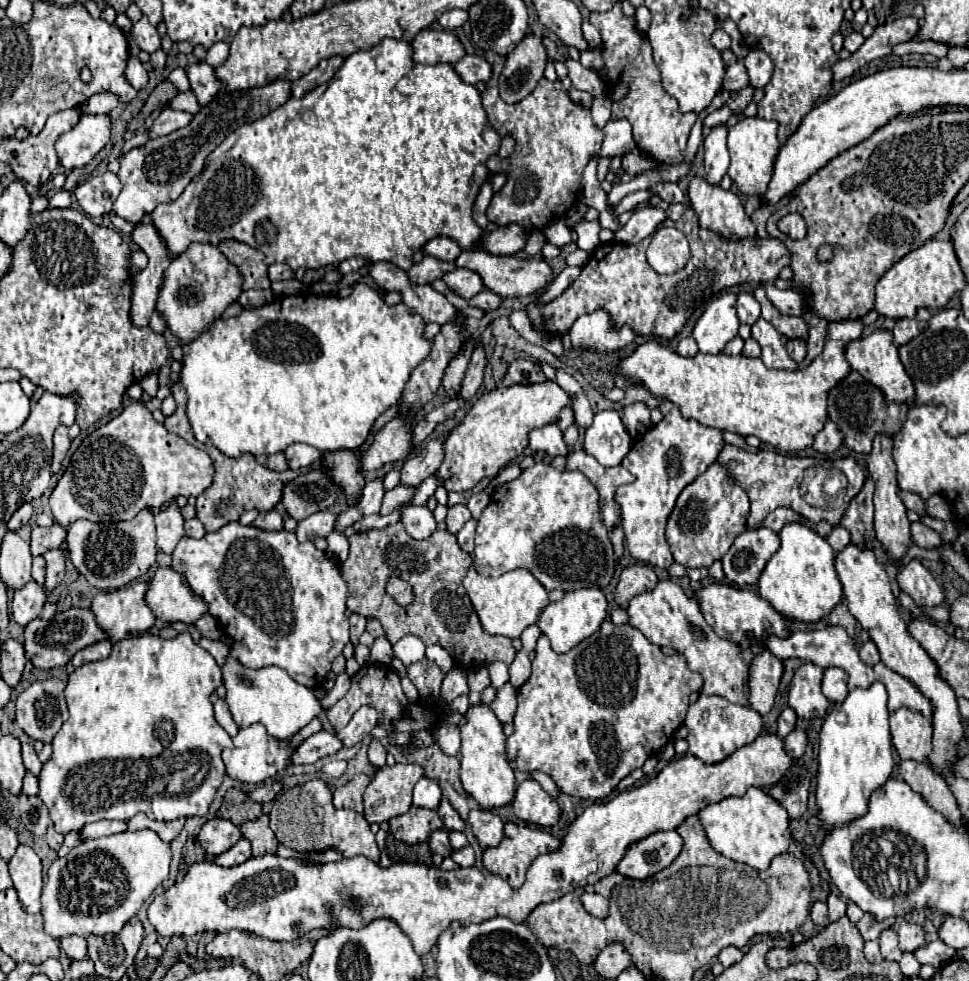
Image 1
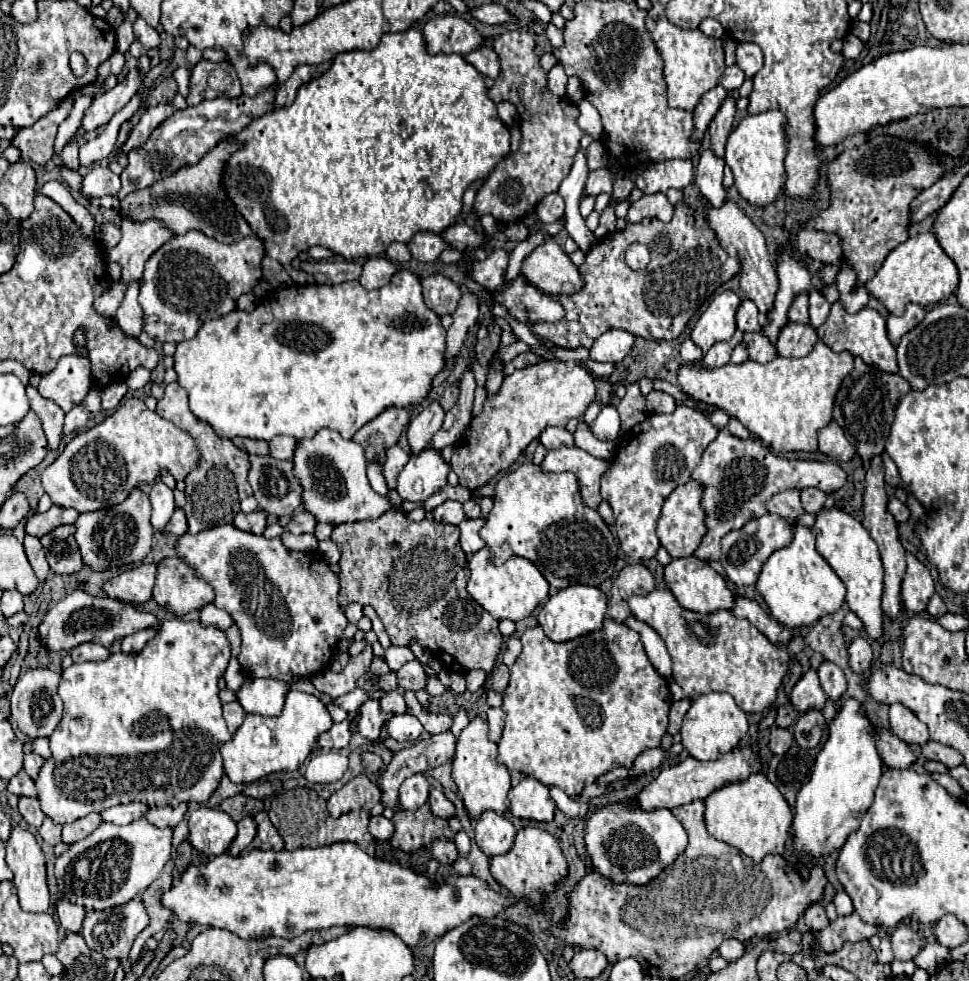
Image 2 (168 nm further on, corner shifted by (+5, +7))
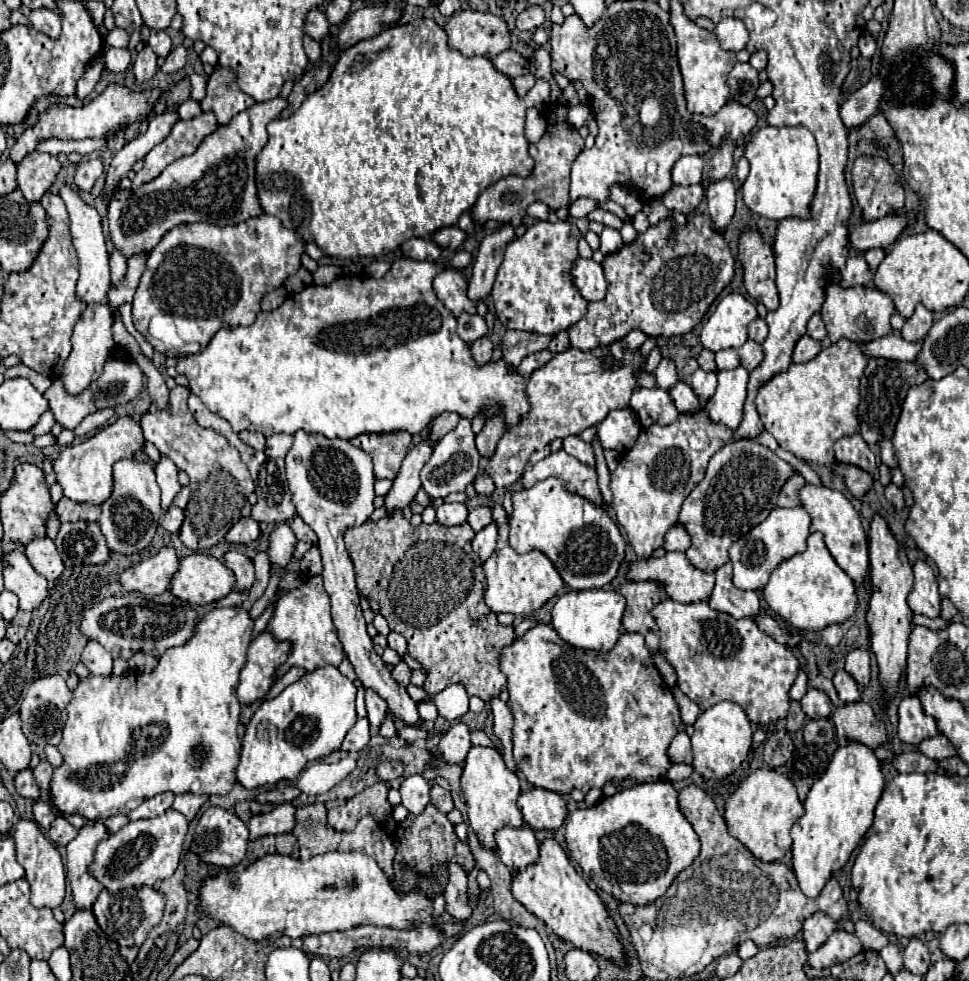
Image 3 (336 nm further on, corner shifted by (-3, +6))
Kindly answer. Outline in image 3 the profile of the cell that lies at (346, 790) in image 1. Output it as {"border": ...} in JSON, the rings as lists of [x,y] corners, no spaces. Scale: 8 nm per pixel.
{"border":[[[377,782],[369,788],[365,788],[363,792],[349,798],[345,804],[331,808],[327,814],[329,824],[339,832],[353,830],[355,824],[367,814],[373,816],[377,822],[383,822],[391,814],[391,804],[387,800],[387,792],[389,792],[389,788],[383,782]]]}

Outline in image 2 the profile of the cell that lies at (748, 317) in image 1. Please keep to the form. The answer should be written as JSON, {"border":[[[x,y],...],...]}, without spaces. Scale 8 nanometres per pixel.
{"border":[[[745,299],[741,303],[739,311],[737,311],[737,329],[743,331],[743,333],[747,333],[747,331],[759,331],[761,325],[757,321],[757,315],[759,315],[759,311],[757,311],[755,303]]]}

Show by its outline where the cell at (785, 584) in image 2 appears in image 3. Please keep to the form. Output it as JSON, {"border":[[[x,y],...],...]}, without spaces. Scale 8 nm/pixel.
{"border":[[[819,532],[809,534],[805,552],[783,560],[775,568],[761,594],[771,610],[775,610],[779,616],[783,616],[783,620],[799,630],[819,632],[827,624],[841,624],[855,612],[857,606],[857,594],[851,578],[837,566]]]}

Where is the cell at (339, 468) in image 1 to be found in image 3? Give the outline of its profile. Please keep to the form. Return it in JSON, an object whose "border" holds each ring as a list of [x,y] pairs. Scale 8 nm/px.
{"border":[[[299,430],[293,436],[293,446],[285,456],[285,472],[289,480],[289,488],[293,492],[293,502],[297,506],[297,514],[309,524],[319,538],[319,552],[323,558],[323,582],[325,592],[331,598],[331,616],[339,632],[339,640],[343,644],[345,656],[355,668],[357,678],[361,680],[365,690],[375,690],[387,704],[389,710],[399,716],[409,726],[419,726],[421,718],[417,714],[417,704],[409,698],[407,690],[401,688],[387,664],[381,660],[377,652],[373,652],[373,640],[367,634],[365,620],[359,606],[359,592],[355,586],[355,570],[343,546],[343,532],[349,526],[361,526],[373,514],[373,460],[371,456],[353,446],[349,440],[335,438],[329,440],[321,434],[309,434]]]}

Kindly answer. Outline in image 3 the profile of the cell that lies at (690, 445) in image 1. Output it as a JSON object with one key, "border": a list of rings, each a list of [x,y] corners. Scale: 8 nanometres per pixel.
{"border":[[[701,402],[693,414],[679,414],[673,424],[651,424],[643,428],[637,442],[621,458],[615,472],[611,472],[613,510],[617,524],[623,526],[629,544],[639,558],[649,558],[659,546],[663,546],[665,532],[677,522],[679,510],[693,486],[705,476],[711,456],[731,442],[733,430],[725,424],[713,422]]]}

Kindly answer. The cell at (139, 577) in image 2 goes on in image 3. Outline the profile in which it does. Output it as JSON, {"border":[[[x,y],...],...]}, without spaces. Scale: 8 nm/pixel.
{"border":[[[161,548],[159,554],[127,568],[121,574],[125,590],[141,592],[143,596],[159,596],[169,588],[169,580],[179,566],[179,558],[173,548]]]}

